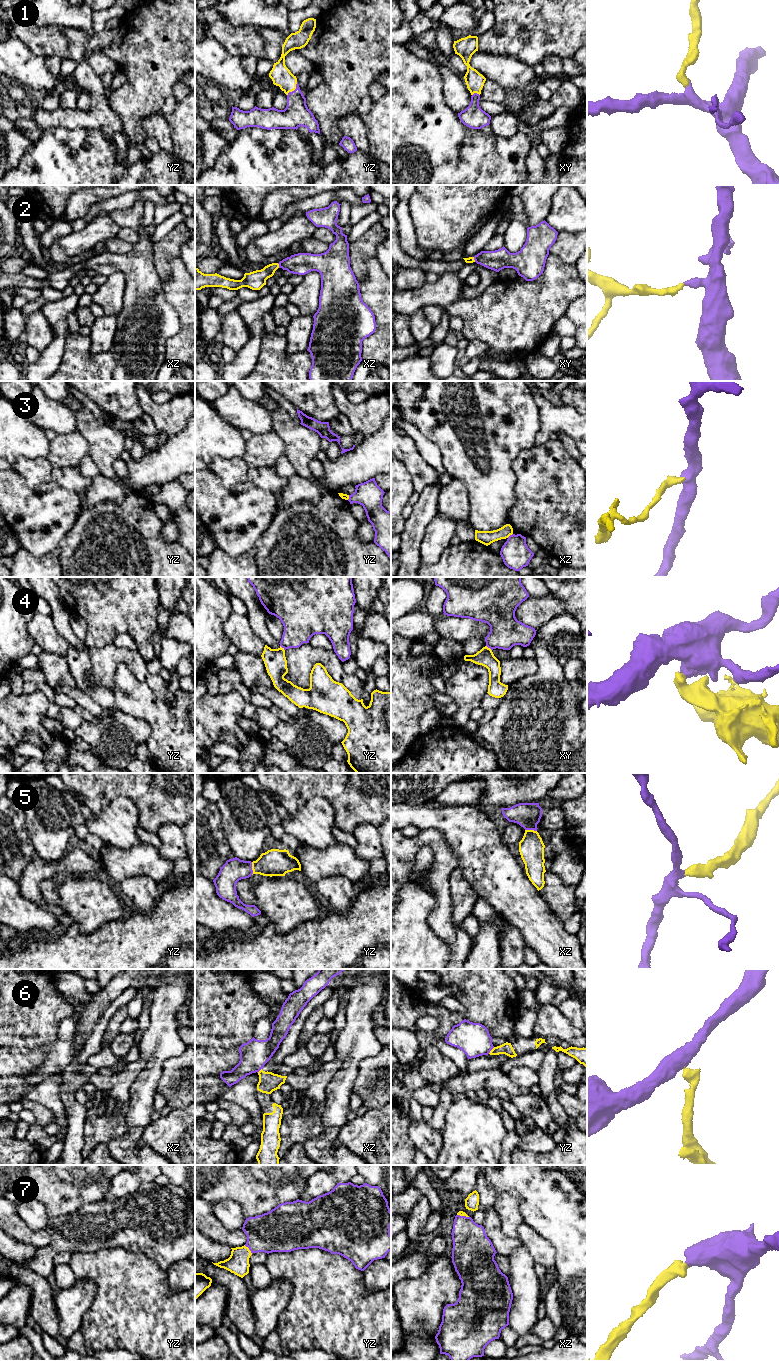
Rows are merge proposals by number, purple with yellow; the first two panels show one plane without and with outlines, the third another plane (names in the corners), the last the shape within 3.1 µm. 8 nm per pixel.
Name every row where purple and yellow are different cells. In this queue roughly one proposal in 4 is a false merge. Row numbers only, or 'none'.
3, 4, 6

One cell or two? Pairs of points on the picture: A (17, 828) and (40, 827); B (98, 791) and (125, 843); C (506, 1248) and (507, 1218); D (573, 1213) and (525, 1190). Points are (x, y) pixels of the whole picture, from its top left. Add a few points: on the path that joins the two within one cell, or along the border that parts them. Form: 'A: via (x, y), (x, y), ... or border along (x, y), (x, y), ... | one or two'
A: border along (24, 814), (24, 824), (35, 850) | two
B: border along (128, 797), (115, 797), (98, 814), (92, 814) | two
C: border along (497, 1213), (500, 1229), (506, 1235), (517, 1238) | two
D: via (561, 1213), (537, 1190) | one

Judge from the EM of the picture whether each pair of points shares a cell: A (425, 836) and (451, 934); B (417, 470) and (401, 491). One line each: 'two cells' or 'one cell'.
A: one cell
B: two cells

